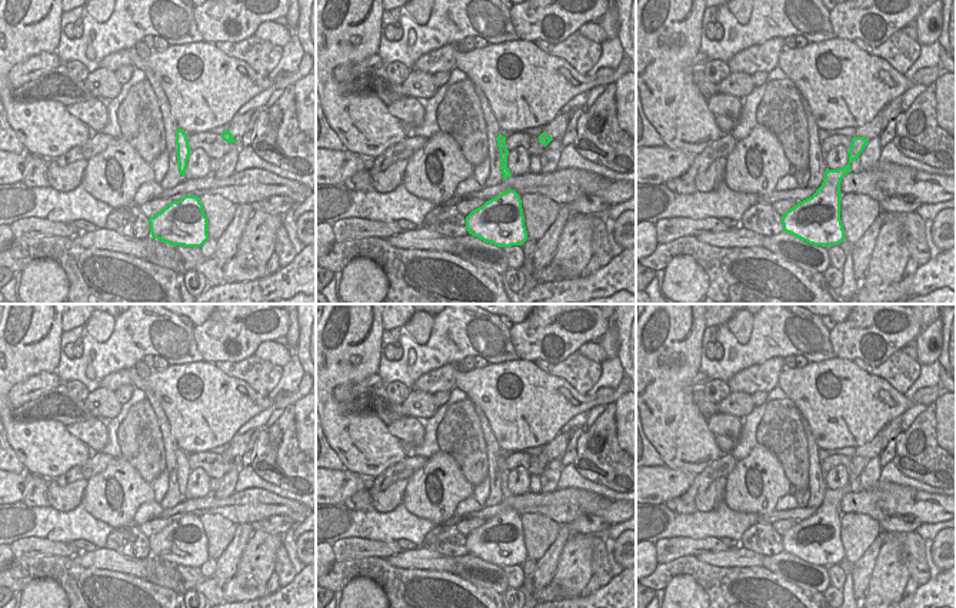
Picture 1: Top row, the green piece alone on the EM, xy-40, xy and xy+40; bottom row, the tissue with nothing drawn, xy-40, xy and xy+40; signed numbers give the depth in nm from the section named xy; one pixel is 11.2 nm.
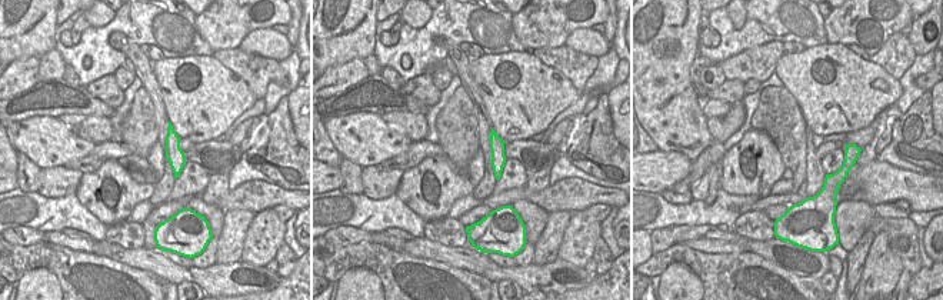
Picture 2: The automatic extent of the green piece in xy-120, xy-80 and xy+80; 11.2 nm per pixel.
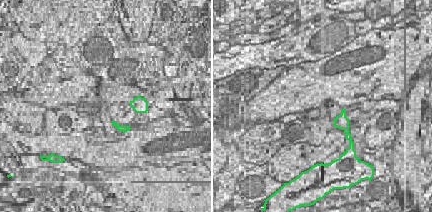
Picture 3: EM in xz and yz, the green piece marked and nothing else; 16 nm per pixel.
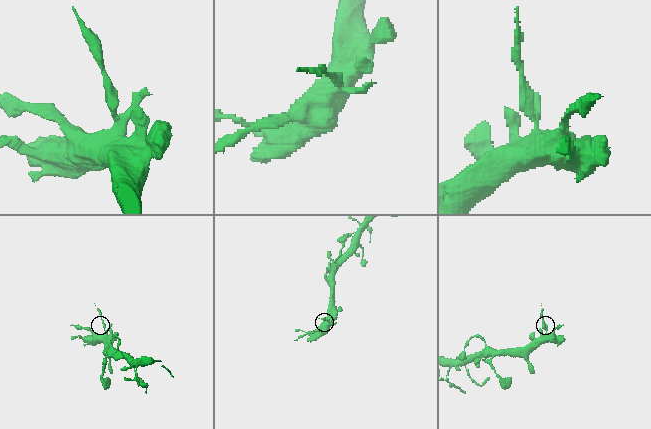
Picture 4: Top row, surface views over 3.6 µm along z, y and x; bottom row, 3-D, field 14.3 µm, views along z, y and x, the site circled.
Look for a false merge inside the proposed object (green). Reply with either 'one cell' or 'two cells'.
one cell

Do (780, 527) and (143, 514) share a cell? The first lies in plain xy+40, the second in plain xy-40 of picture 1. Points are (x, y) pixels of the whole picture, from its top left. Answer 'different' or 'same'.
different

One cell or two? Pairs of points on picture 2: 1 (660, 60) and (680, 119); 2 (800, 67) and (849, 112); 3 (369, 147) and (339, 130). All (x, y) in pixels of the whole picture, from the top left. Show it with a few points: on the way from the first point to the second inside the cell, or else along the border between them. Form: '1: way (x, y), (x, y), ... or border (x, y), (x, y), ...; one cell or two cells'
1: way (660, 74), (677, 94), (677, 104); one cell
2: way (812, 79), (837, 100); one cell
3: way (362, 143), (346, 133); one cell

